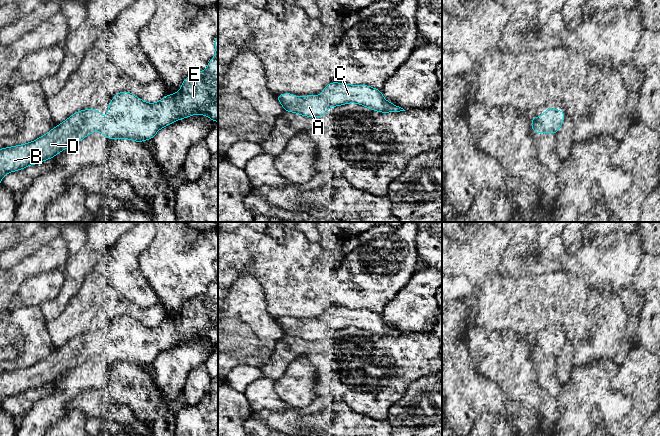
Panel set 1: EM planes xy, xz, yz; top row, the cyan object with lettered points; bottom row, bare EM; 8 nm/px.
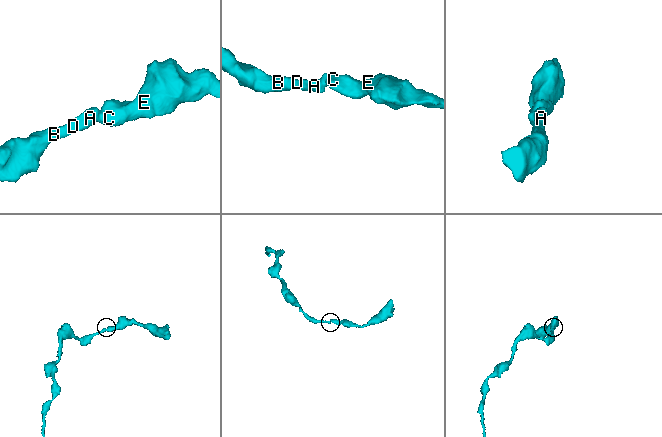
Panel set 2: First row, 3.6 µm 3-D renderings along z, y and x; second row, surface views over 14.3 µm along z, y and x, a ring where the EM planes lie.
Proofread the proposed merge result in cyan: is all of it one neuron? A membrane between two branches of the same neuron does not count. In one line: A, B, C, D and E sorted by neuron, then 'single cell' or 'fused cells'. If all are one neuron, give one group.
A B C D E | single cell

